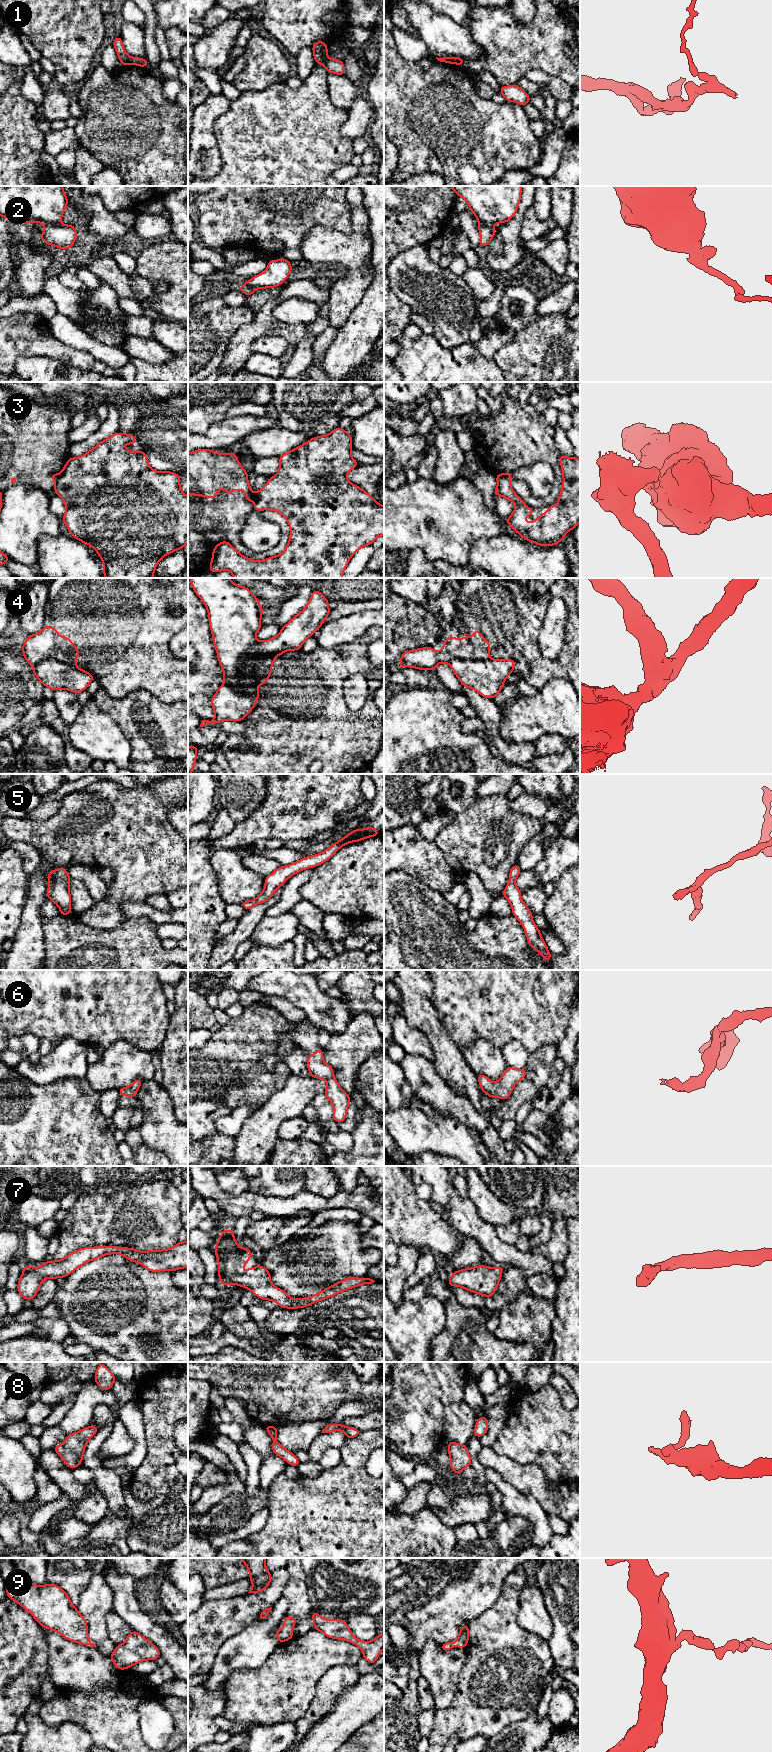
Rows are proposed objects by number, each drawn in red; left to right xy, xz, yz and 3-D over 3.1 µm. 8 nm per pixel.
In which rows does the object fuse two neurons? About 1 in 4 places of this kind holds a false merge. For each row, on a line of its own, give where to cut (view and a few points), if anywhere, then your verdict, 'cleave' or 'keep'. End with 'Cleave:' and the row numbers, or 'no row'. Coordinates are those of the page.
1: cut xz (327, 57), (323, 64); cleave
2: cut xy (59, 222), (42, 224); cleave
3: cut xz (255, 494), (253, 500); cleave
4: cut xz (259, 642), (247, 651), (239, 663), (240, 688), (225, 684); cleave
5: cut none; keep
6: cut none; keep
7: cut none; keep
8: cut none; keep
9: cut none; keep
Cleave: 1, 2, 3, 4

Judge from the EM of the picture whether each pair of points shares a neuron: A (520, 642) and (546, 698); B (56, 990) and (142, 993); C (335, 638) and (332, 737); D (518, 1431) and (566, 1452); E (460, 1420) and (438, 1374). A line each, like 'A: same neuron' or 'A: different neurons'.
A: different neurons
B: same neuron
C: different neurons
D: same neuron
E: different neurons

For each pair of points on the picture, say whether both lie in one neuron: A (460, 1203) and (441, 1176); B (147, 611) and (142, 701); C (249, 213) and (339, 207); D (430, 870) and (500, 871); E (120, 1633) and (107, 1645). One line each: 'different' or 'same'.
A: same
B: different
C: same
D: different
E: different

